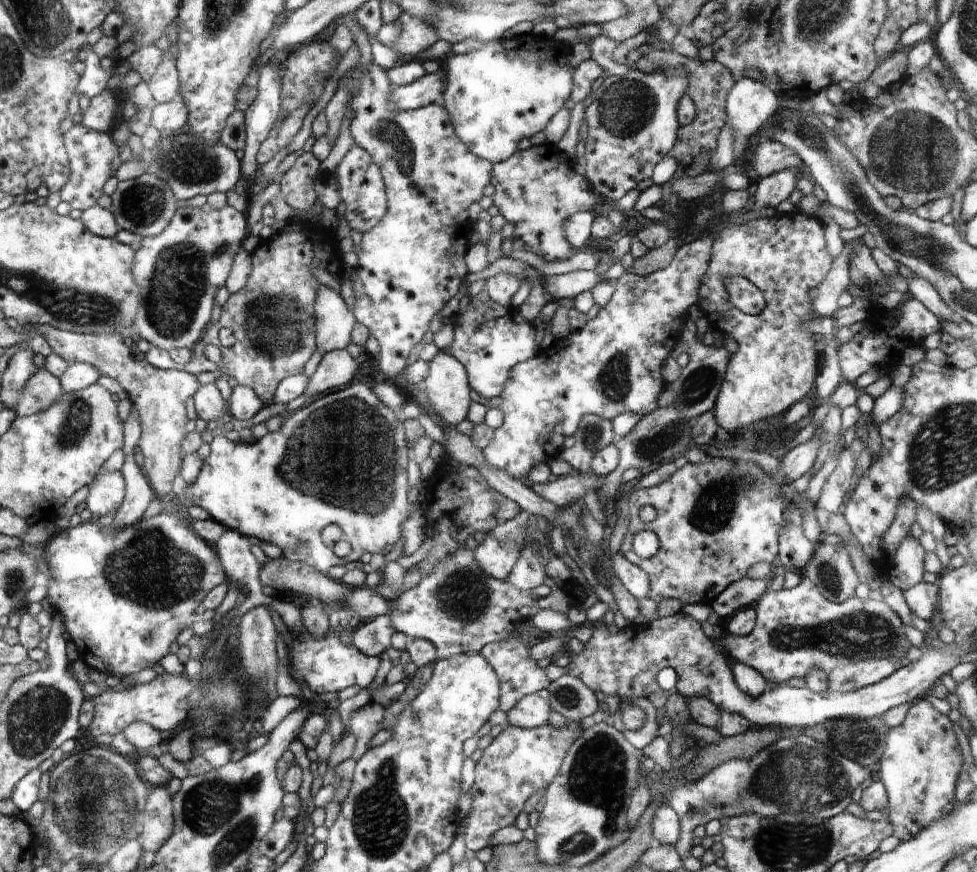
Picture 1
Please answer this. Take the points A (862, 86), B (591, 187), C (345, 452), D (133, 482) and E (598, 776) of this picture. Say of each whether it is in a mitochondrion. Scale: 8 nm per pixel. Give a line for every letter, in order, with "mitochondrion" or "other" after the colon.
A: other
B: other
C: mitochondrion
D: other
E: mitochondrion

